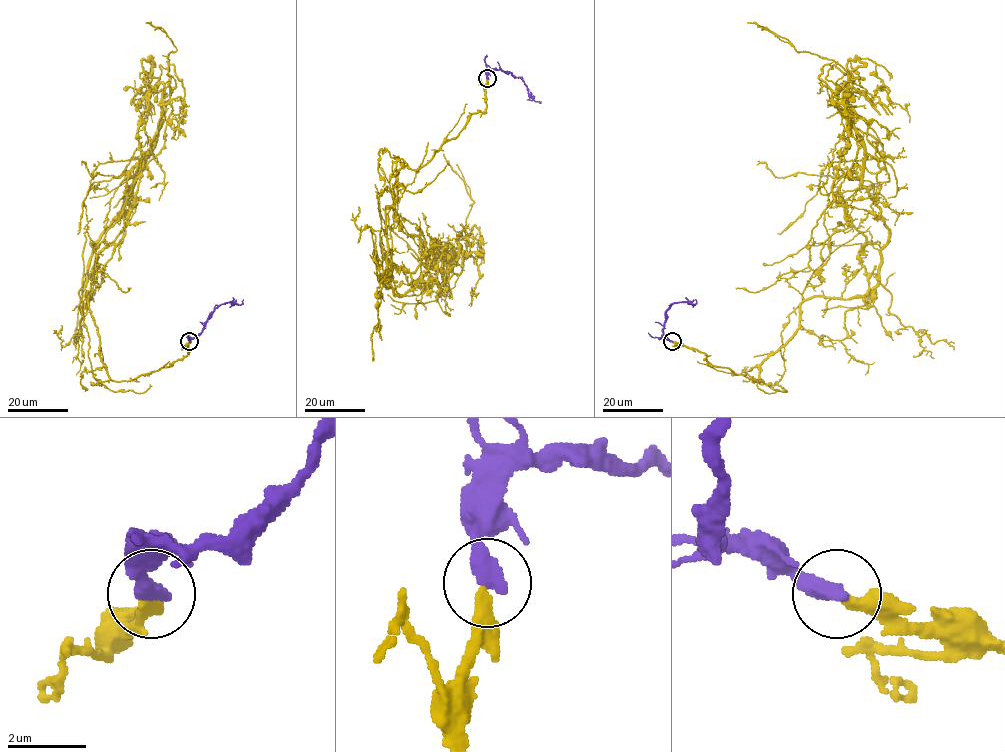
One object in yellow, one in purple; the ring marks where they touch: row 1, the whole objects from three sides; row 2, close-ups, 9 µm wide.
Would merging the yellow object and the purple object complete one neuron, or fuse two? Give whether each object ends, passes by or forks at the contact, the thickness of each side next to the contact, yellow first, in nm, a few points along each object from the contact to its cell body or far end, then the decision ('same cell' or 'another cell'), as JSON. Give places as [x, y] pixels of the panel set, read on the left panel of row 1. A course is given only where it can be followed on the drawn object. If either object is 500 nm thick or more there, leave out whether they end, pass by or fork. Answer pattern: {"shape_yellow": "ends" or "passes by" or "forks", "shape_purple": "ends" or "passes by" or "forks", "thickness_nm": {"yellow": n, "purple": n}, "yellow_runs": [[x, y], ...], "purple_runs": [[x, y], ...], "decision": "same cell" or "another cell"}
{"thickness_nm": {"yellow": 360, "purple": 500}, "yellow_runs": [[189, 342], [113, 381], [88, 302], [146, 117], [85, 229]], "purple_runs": [[189, 342], [201, 333], [207, 317], [220, 305], [229, 302], [238, 305], [243, 299]], "decision": "same cell"}

